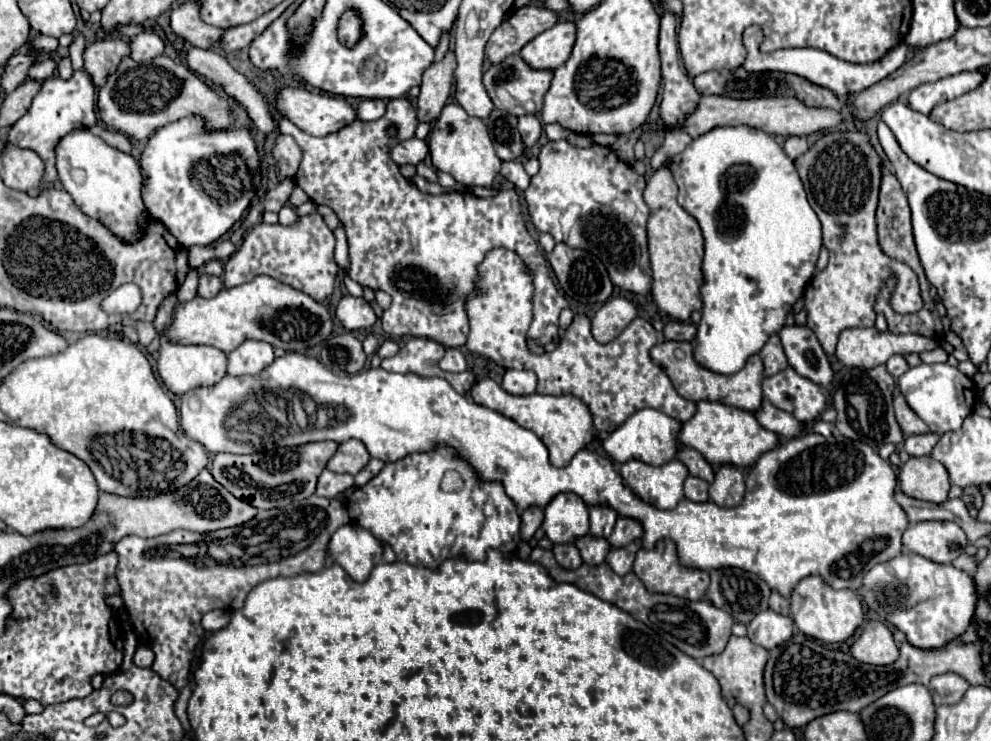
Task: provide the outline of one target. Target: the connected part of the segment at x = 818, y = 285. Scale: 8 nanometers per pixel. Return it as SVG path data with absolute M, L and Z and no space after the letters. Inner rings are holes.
M840 132L840 134L826 134L822 136L814 146L810 146L810 150L806 152L806 156L800 156L798 160L794 160L798 174L806 186L808 192L808 200L810 206L814 208L814 212L818 214L820 222L822 222L822 232L824 232L824 246L830 252L830 262L828 266L818 272L810 284L806 286L806 310L808 310L808 328L814 330L814 334L818 336L824 352L828 356L832 356L836 352L836 344L838 344L838 336L842 330L846 328L866 328L866 326L874 326L876 320L876 312L874 312L874 304L876 298L882 290L882 286L888 282L888 278L898 278L894 292L890 296L890 306L900 312L900 314L910 314L910 312L918 312L922 308L922 298L920 298L920 288L918 288L918 278L914 274L912 268L908 268L906 264L898 262L898 260L890 260L878 246L878 236L876 236L876 204L878 204L878 184L880 184L880 156L876 154L876 150L872 148L872 144L868 142L868 136L862 132ZM840 224L846 226L846 230L840 230Z

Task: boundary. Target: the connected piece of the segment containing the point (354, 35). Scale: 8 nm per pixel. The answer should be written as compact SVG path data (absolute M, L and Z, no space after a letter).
M348 8L344 12L344 16L340 18L340 22L338 22L338 40L344 46L352 48L352 46L356 46L362 40L362 36L364 36L362 18L358 16L358 12L354 8Z

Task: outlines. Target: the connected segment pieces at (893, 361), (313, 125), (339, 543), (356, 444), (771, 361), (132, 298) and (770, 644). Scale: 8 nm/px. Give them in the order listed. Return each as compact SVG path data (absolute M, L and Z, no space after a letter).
M892 356L892 358L886 362L886 370L888 370L894 378L900 378L900 376L908 370L908 364L906 364L904 356Z
M284 88L284 90L280 90L276 108L286 118L290 118L300 130L304 130L312 136L328 136L328 134L340 132L342 128L346 128L346 124L352 124L356 120L356 108L350 102L346 102L344 98L308 92L304 88Z
M358 524L338 528L330 538L326 554L332 564L340 564L356 582L366 582L372 568L382 562L380 540Z
M348 440L338 446L338 452L330 458L328 466L332 472L348 472L358 474L370 460L370 454L366 452L366 446L360 440Z
M776 334L770 336L766 346L760 350L760 358L764 360L764 374L766 376L772 376L774 372L780 372L782 368L788 366L782 342L780 342L780 338Z
M122 284L102 300L102 310L108 314L132 314L142 304L142 290L136 284Z
M774 610L760 612L748 624L748 638L754 640L754 644L760 644L766 650L776 648L778 644L786 642L792 636L792 632L794 632L792 618L782 616Z

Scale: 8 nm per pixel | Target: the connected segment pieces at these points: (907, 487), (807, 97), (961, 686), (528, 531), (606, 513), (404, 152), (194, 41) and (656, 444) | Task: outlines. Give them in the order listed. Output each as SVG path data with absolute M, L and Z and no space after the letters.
M912 456L898 474L900 488L904 494L926 500L944 502L950 490L950 476L942 462L934 456Z
M736 68L734 72L704 72L694 78L694 86L700 94L720 94L720 96L730 96L730 98L762 98L762 96L794 96L802 100L810 108L832 108L832 110L842 110L844 102L834 96L830 90L816 86L808 82L802 76L796 74L784 74L784 72L760 72L760 74L750 74L744 68Z
M948 672L942 676L934 676L928 684L934 704L942 706L942 704L956 704L958 700L962 700L962 696L966 694L966 690L970 688L970 684L966 684L966 680L962 680L962 676Z
M530 506L530 508L522 510L522 528L520 528L522 540L530 540L534 536L534 532L542 524L542 518L544 518L544 512L540 506Z
M594 504L590 506L590 534L592 536L602 536L608 538L618 514L606 504Z
M410 138L410 140L406 140L406 142L396 144L390 154L392 154L392 160L394 160L396 164L400 164L400 166L402 166L402 164L412 164L412 166L416 166L416 164L424 162L424 158L426 158L426 154L428 154L428 144L426 144L424 140Z
M184 2L172 12L172 30L176 32L178 38L182 38L186 44L208 50L212 44L216 44L222 36L224 30L208 26L202 22L198 4L196 2Z
M644 408L644 410L638 410L636 414L632 414L622 426L618 426L604 440L604 450L620 464L626 460L638 458L638 460L652 464L652 466L664 466L670 460L674 460L678 450L680 450L680 444L678 444L680 428L682 428L682 422L678 422L678 420L658 412L658 410Z

